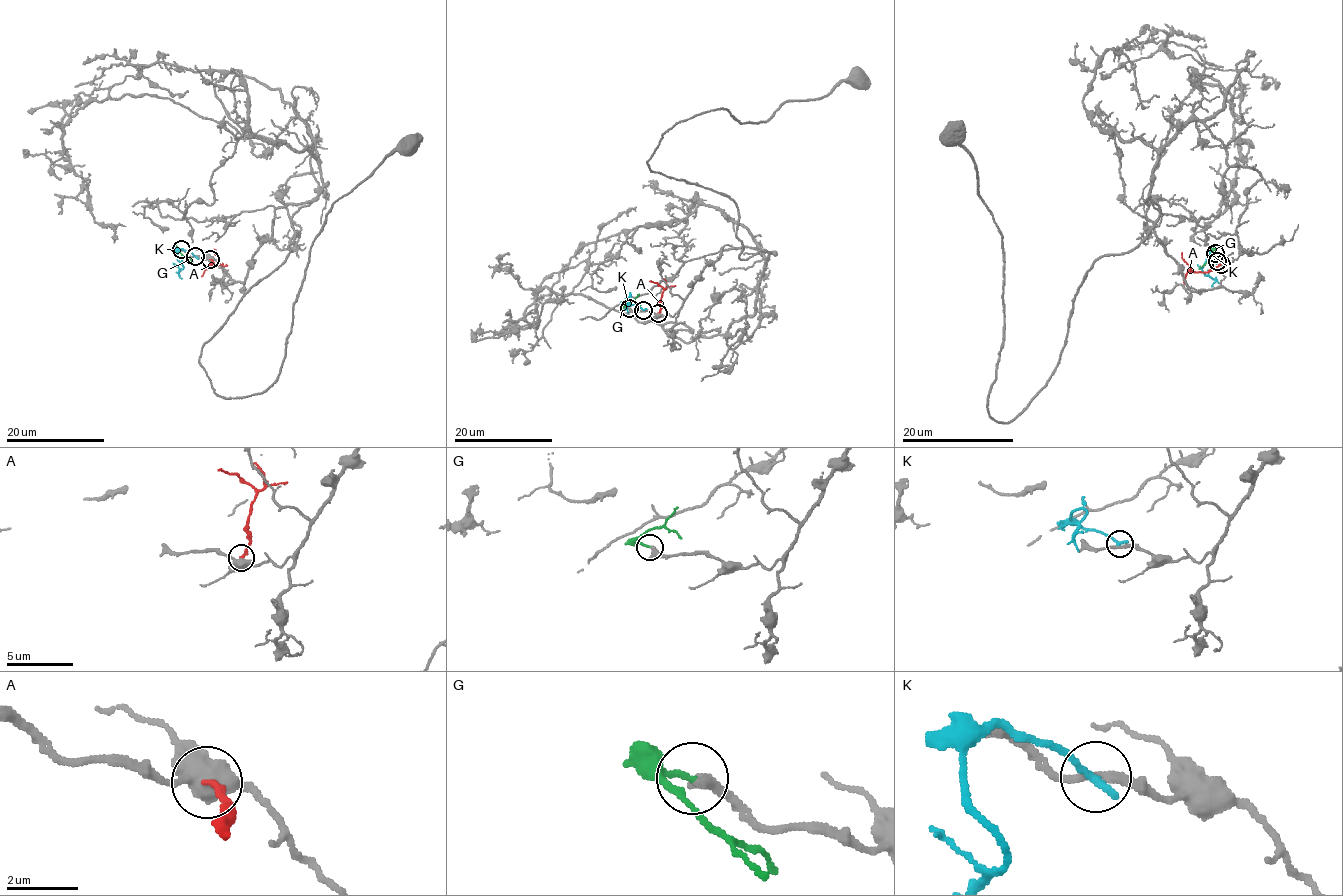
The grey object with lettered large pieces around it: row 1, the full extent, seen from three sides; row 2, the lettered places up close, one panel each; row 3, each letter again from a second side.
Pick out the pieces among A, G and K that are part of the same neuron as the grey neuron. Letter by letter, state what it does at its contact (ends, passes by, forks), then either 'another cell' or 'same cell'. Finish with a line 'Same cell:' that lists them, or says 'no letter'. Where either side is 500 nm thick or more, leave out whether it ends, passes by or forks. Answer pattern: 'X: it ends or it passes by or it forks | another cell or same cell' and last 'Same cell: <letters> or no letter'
A: it ends | another cell
G: it ends | same cell
K: it ends | another cell
Same cell: G

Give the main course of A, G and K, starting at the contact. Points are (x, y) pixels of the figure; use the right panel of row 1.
A: (1221, 264), (1207, 272), (1194, 272), (1181, 253)
G: (1215, 253), (1207, 261), (1212, 268)
K: (1216, 261), (1211, 253), (1202, 271), (1215, 280), (1211, 286)

